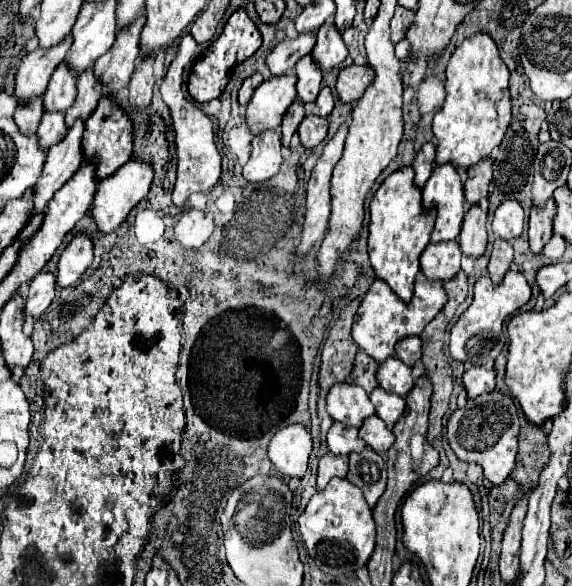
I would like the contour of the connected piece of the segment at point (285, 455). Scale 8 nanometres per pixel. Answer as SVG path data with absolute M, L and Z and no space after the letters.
M291 424L271 438L269 460L283 478L301 478L307 470L311 450L311 432L303 424Z

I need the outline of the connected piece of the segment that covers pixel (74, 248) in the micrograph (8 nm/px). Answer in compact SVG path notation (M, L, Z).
M77 232L71 244L63 250L57 268L57 286L71 286L75 284L81 274L93 262L93 238L89 232Z

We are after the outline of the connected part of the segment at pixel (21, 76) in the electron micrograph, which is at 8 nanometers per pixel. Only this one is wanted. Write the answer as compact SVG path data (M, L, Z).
M65 38L65 42L59 42L59 46L53 46L49 50L41 50L37 46L33 52L27 52L23 56L15 76L15 96L19 102L45 92L53 70L65 60L65 54L69 52L69 42L73 42L73 38Z

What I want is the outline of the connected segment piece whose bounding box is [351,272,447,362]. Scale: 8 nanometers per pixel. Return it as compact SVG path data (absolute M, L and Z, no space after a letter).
M421 272L417 274L413 300L409 304L401 302L397 298L397 294L393 294L393 290L389 290L389 286L385 282L375 280L369 294L363 298L363 302L355 314L351 336L353 336L355 344L361 350L365 350L373 360L383 362L385 358L395 354L395 344L401 338L419 336L423 332L423 328L441 312L445 302L447 302L447 294L445 294L443 286L439 282L427 282L427 278Z

